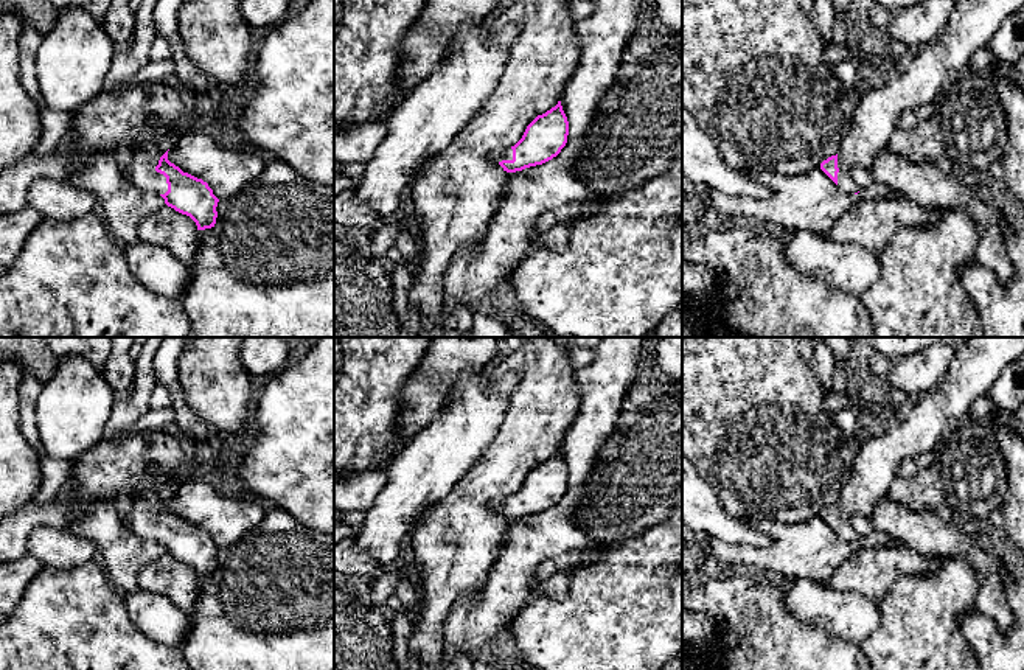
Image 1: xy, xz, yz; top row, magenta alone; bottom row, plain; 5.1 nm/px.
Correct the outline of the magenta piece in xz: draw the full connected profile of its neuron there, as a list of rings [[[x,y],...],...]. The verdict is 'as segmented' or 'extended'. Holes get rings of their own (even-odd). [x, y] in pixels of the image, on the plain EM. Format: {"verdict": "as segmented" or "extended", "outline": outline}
{"verdict": "extended", "outline": [[[561,449],[538,463],[525,477],[522,487],[511,496],[493,504],[503,519],[516,521],[542,513],[556,505],[567,491],[569,469]]]}

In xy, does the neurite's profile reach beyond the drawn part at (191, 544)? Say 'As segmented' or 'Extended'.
Extended

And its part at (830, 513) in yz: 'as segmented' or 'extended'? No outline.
extended

